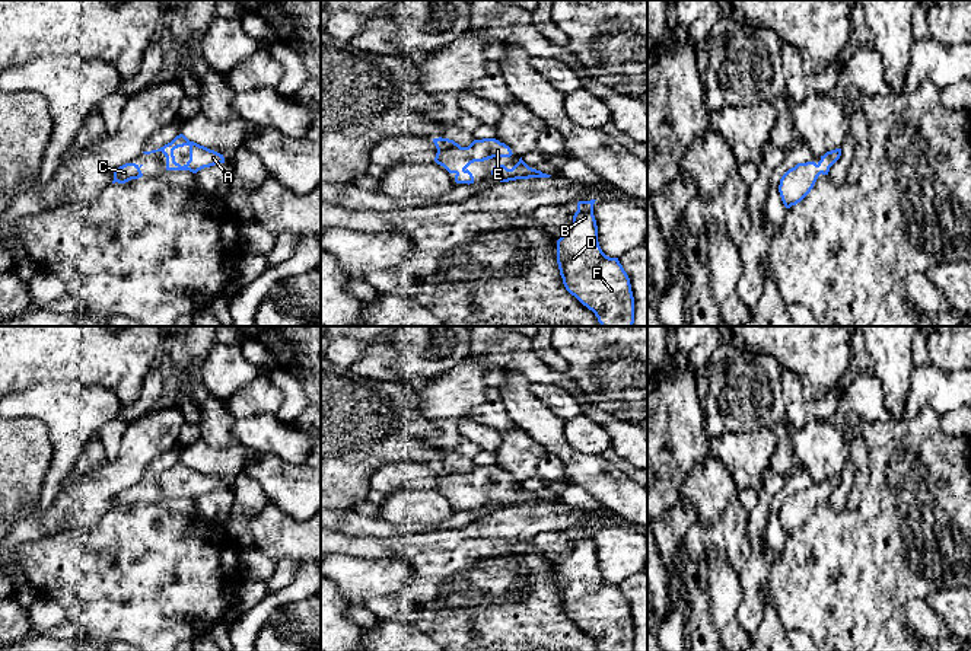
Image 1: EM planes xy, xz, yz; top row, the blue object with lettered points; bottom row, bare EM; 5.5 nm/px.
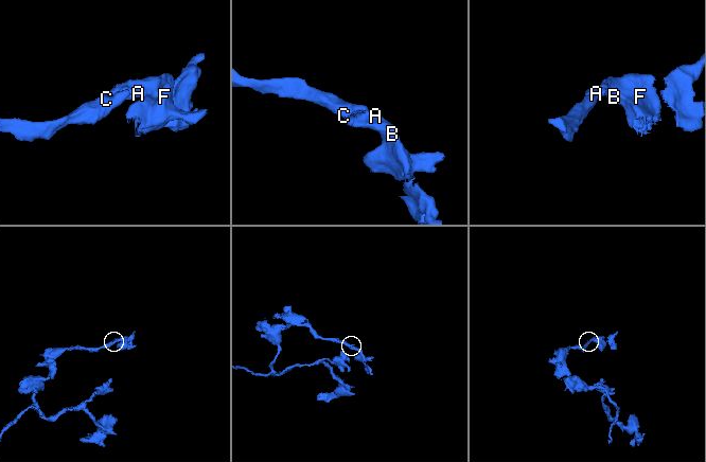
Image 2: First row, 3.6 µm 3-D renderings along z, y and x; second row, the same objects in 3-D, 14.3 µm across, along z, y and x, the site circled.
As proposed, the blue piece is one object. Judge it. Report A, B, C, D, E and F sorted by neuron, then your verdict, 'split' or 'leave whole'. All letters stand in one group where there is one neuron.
A B C D E F; leave whole

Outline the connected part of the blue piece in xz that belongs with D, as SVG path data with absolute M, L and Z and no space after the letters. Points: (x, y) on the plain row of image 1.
M596 526L579 527L573 551L557 567L557 590L566 616L595 639L601 651L633 651L634 623L627 599L618 584L607 583L598 568L593 542Z

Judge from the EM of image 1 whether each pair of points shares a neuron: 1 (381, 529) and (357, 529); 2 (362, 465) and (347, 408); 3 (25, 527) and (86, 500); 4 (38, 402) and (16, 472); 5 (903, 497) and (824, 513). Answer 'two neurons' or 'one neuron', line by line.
1: one neuron
2: one neuron
3: two neurons
4: two neurons
5: one neuron

